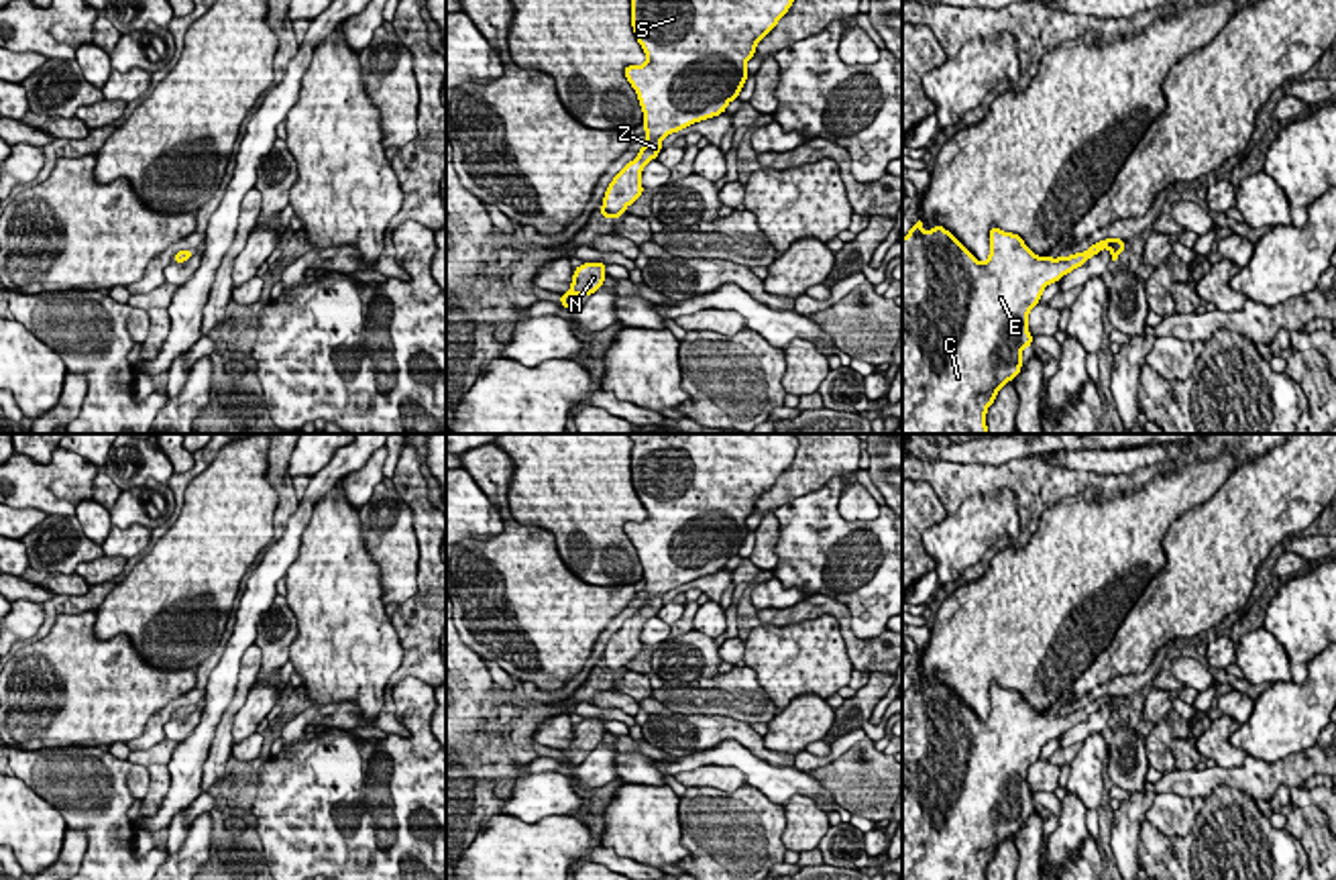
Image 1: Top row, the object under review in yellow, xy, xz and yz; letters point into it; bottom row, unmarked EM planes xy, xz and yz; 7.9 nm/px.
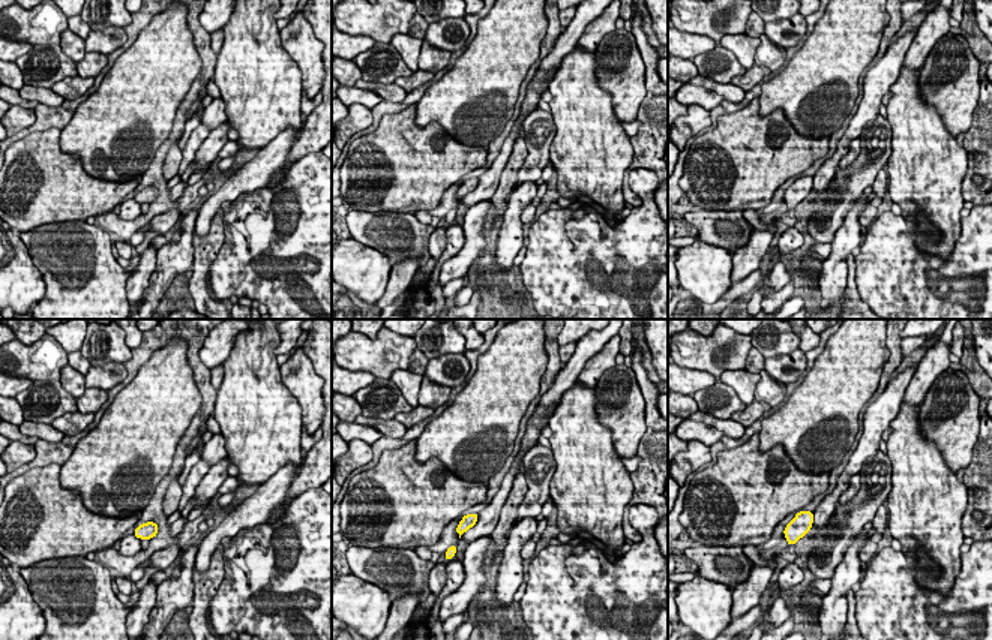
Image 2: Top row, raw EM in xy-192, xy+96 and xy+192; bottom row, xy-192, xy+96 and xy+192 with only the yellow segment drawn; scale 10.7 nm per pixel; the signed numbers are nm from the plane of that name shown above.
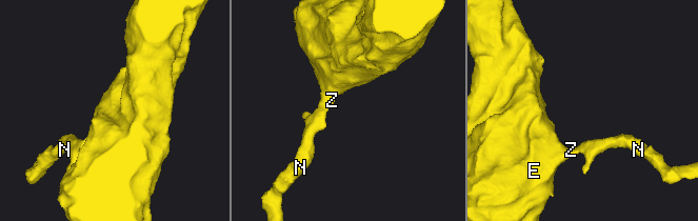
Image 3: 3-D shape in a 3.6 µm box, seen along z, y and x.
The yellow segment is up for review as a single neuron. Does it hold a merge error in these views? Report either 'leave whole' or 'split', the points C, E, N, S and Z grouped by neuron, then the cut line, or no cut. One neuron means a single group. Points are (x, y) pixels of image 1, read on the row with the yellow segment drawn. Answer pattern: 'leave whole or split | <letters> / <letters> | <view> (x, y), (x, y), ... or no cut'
leave whole | C E N S Z | no cut

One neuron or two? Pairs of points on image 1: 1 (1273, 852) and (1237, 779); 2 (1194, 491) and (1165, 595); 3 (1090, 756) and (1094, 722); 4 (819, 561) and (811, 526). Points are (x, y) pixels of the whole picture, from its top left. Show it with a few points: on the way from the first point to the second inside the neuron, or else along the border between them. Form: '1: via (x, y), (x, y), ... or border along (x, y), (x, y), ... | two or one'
1: border along (1204, 797), (1216, 787), (1231, 785), (1255, 801) | two
2: border along (1227, 477), (1172, 524), (1163, 548) | two
3: border along (1100, 732), (1082, 742) | two
4: via (819, 553), (813, 534) | one

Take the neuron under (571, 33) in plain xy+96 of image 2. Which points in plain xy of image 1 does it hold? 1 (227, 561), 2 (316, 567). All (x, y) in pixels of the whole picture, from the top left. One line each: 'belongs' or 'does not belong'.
1: does not belong
2: does not belong

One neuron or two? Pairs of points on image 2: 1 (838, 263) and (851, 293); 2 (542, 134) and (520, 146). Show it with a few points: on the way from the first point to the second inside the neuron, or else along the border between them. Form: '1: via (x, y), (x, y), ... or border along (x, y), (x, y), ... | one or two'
1: border along (853, 252), (847, 257), (847, 288), (842, 294) | two
2: border along (524, 138), (527, 156), (517, 177) | two

